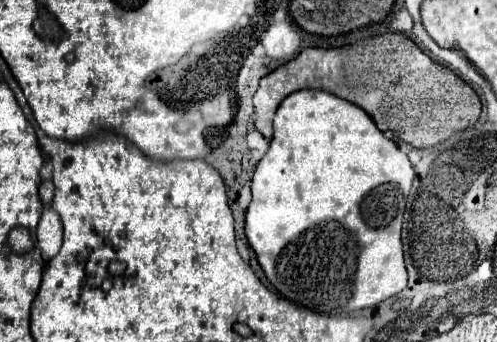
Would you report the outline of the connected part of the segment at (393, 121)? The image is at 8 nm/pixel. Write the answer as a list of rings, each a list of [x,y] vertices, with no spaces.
[[[384,33],[338,49],[304,49],[296,59],[266,77],[254,95],[256,129],[270,139],[278,105],[294,91],[320,89],[364,109],[380,131],[392,131],[412,147],[434,147],[456,131],[464,131],[480,117],[476,91],[458,75],[432,61],[406,35]]]

